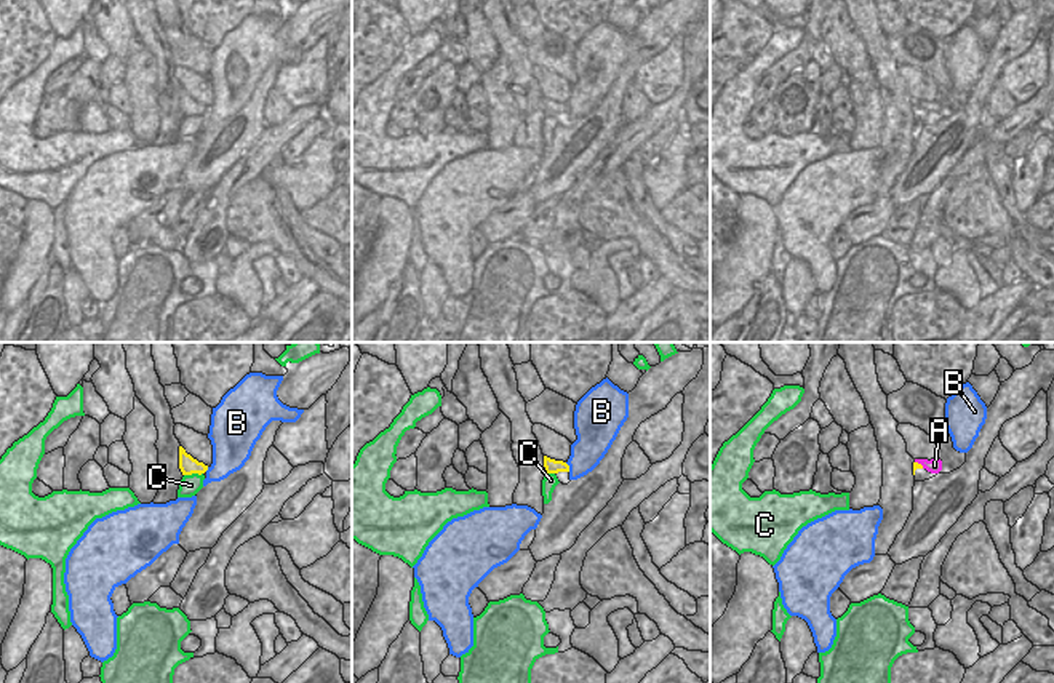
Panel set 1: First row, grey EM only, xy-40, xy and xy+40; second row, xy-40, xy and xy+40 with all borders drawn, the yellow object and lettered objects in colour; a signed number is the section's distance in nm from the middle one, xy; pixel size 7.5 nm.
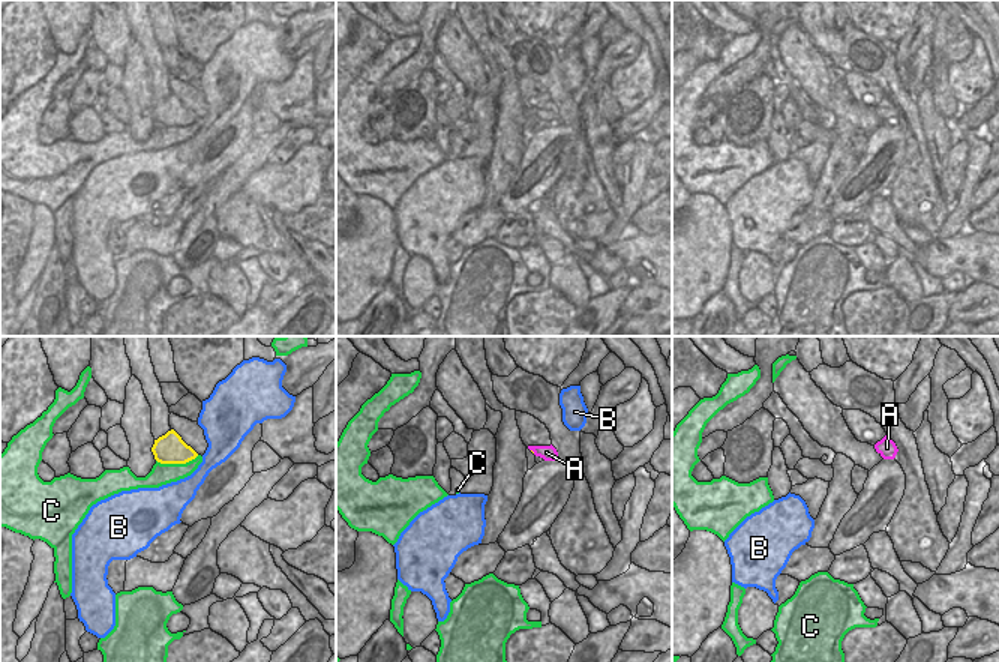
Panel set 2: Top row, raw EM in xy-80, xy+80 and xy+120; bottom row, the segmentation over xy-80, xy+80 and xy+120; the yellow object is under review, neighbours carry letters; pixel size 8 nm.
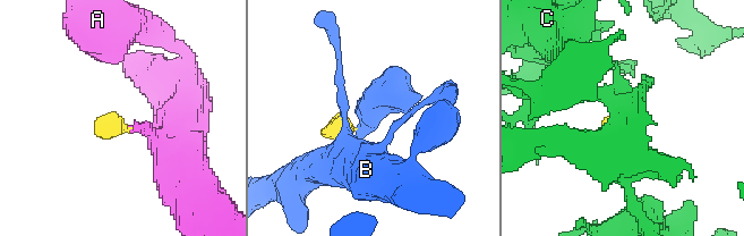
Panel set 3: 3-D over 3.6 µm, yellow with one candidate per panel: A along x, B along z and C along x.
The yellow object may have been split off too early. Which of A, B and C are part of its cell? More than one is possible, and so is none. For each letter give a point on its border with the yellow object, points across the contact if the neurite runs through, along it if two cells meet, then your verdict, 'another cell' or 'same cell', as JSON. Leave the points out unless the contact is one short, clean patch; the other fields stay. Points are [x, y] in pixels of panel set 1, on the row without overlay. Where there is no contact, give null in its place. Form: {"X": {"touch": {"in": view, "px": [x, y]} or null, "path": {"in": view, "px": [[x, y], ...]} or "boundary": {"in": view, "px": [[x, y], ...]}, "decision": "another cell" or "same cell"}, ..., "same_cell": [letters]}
{"A": {"touch": {"in": "xy+40", "px": [920, 106]}, "path": {"in": "xy+40", "px": [[915, 106], [920, 106], [934, 107]]}, "decision": "same cell"}, "B": {"touch": {"in": "xy", "px": [568, 109]}, "decision": "another cell"}, "C": {"touch": {"in": "xy-40", "px": [192, 114]}, "decision": "another cell"}, "same_cell": ["A"]}

